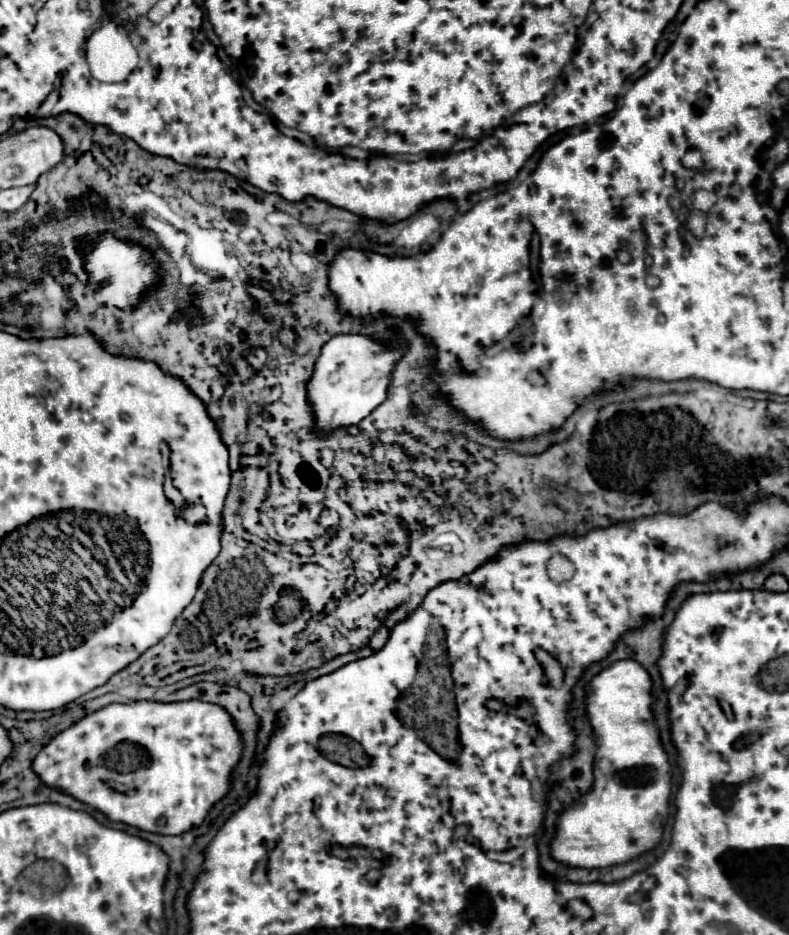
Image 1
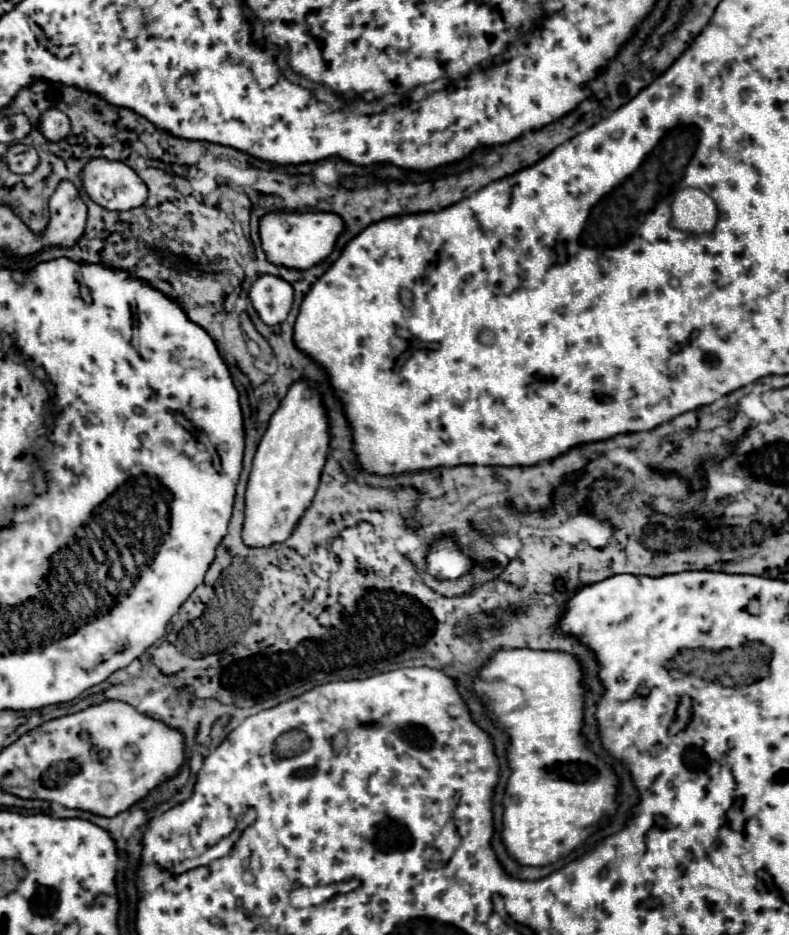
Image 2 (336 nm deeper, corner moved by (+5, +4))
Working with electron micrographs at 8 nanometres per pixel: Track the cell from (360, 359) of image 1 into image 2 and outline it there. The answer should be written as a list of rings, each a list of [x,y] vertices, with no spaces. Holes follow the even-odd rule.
[[[296,382],[270,418],[268,430],[254,454],[242,528],[242,542],[246,542],[246,546],[268,548],[292,536],[298,520],[308,510],[316,494],[320,472],[326,462],[328,442],[328,418],[318,392],[306,382]]]

